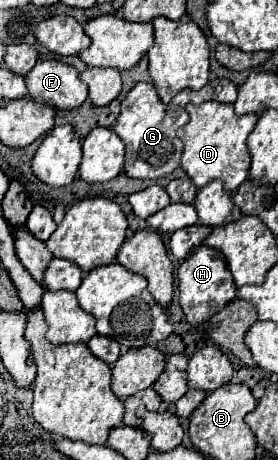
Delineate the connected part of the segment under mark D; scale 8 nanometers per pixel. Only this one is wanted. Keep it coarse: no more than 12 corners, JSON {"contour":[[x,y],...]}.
{"contour":[[189,104],[177,132],[181,168],[197,188],[249,176],[245,140],[257,114],[231,104]]}

